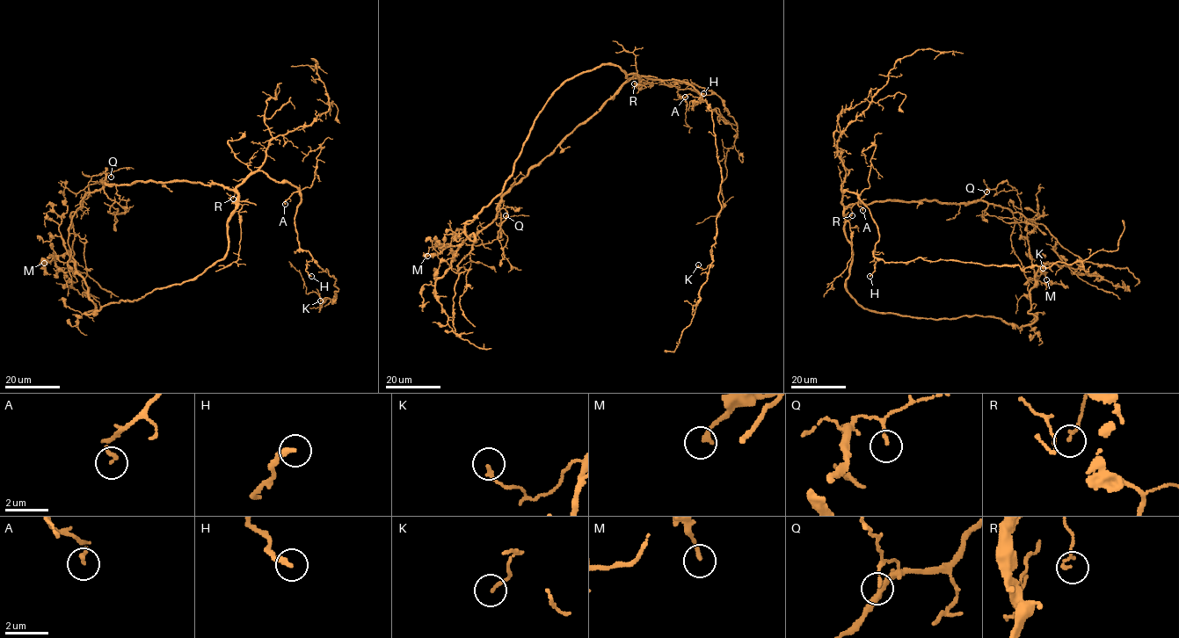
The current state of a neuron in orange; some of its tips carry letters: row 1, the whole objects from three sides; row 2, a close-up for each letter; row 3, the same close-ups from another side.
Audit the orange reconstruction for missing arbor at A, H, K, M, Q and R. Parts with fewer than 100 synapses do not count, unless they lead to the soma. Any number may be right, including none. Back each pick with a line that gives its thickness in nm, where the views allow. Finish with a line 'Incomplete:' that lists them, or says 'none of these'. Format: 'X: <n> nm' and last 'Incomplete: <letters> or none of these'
Incomplete: none of these

